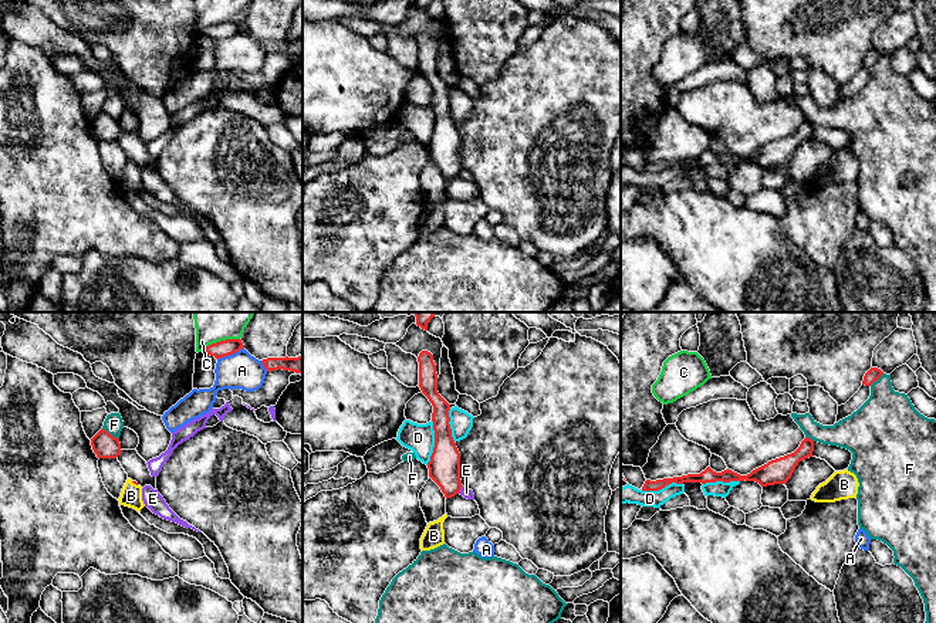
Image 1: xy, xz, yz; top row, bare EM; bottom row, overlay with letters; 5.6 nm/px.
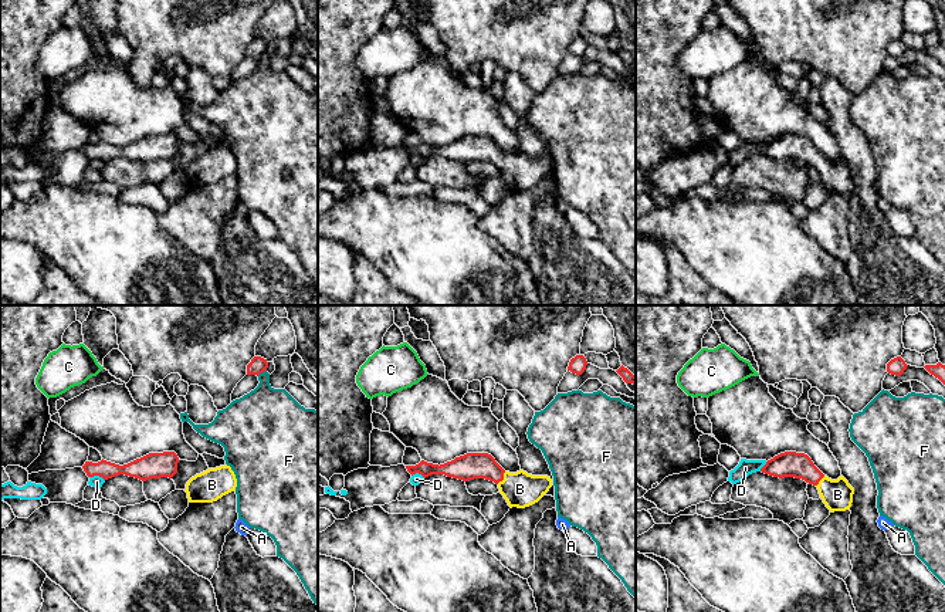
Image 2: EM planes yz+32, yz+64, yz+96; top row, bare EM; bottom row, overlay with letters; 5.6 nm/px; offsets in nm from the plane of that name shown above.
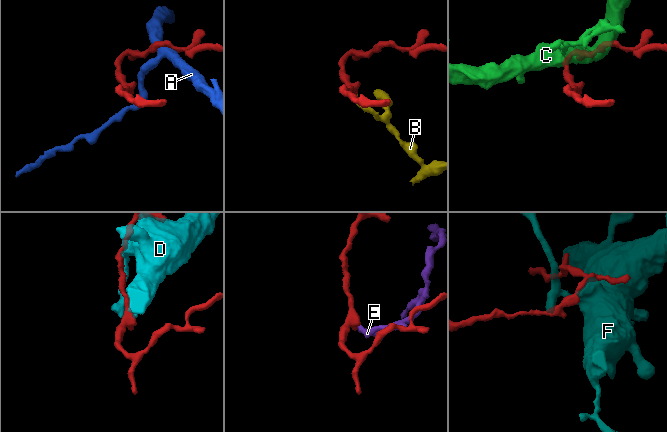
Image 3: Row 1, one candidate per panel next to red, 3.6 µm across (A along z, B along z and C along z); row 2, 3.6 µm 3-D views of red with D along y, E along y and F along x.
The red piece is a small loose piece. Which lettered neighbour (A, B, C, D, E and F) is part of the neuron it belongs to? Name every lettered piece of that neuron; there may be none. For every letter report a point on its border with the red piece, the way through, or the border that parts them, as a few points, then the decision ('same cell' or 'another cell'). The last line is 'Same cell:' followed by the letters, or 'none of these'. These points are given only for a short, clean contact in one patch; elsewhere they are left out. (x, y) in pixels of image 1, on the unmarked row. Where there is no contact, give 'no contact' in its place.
A: meets red in xy at (230, 36); border along xy (243, 29), (218, 41); another cell
B: meets red in xy at (134, 165); runs through xy (132, 163), (134, 165), (131, 178); same cell
C: meets red in xy at (220, 23); border along xy (239, 20), (220, 21), (200, 33); another cell
D: meets red in xz at (435, 125); another cell
E: meets red in xz at (460, 171); border along xz (462, 168), (458, 175); another cell
F: meets red in xy at (111, 117); another cell
Same cell: B

